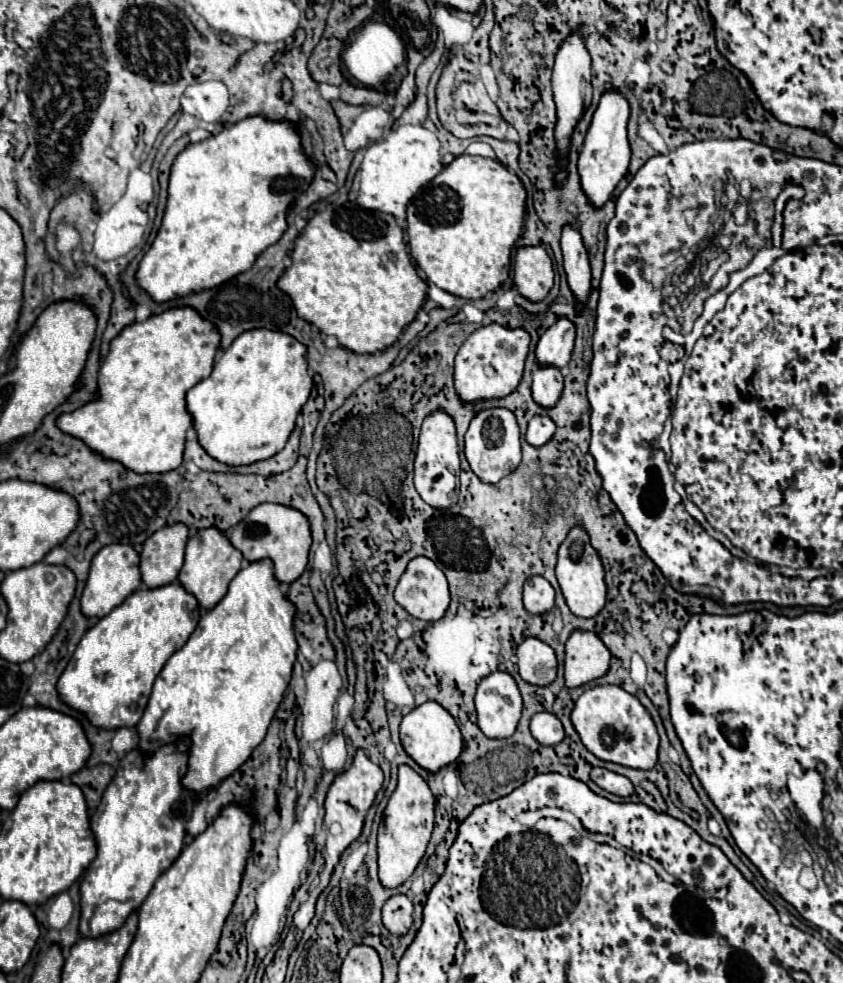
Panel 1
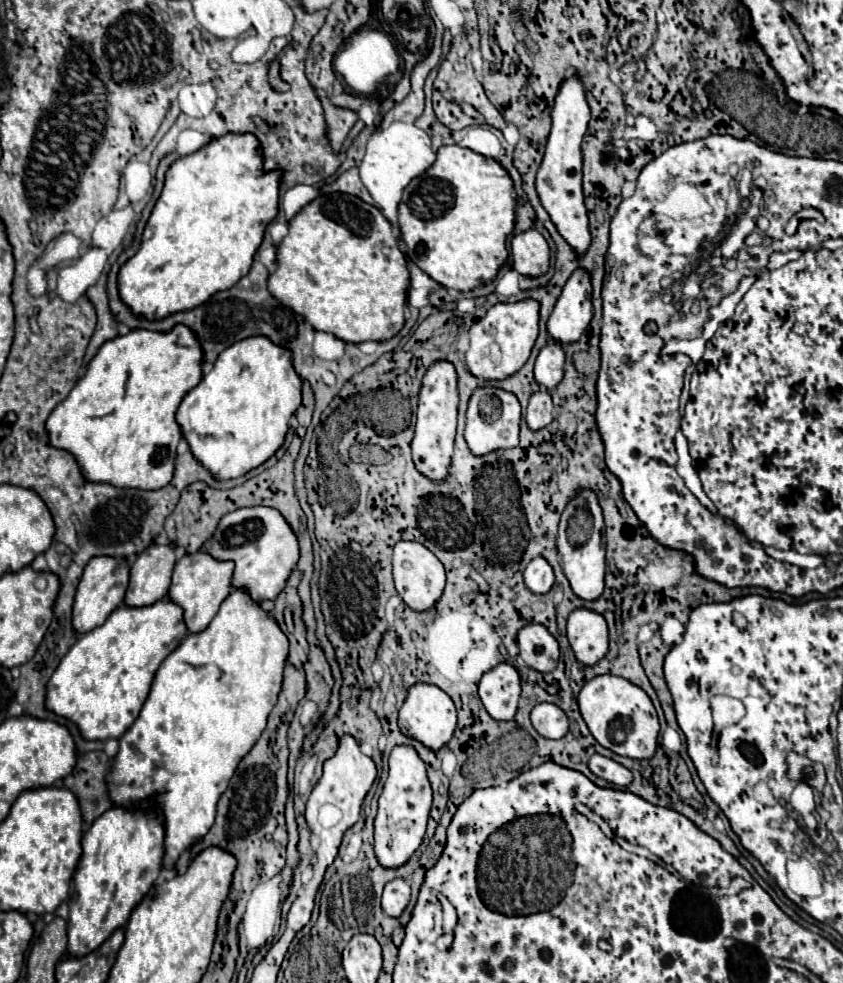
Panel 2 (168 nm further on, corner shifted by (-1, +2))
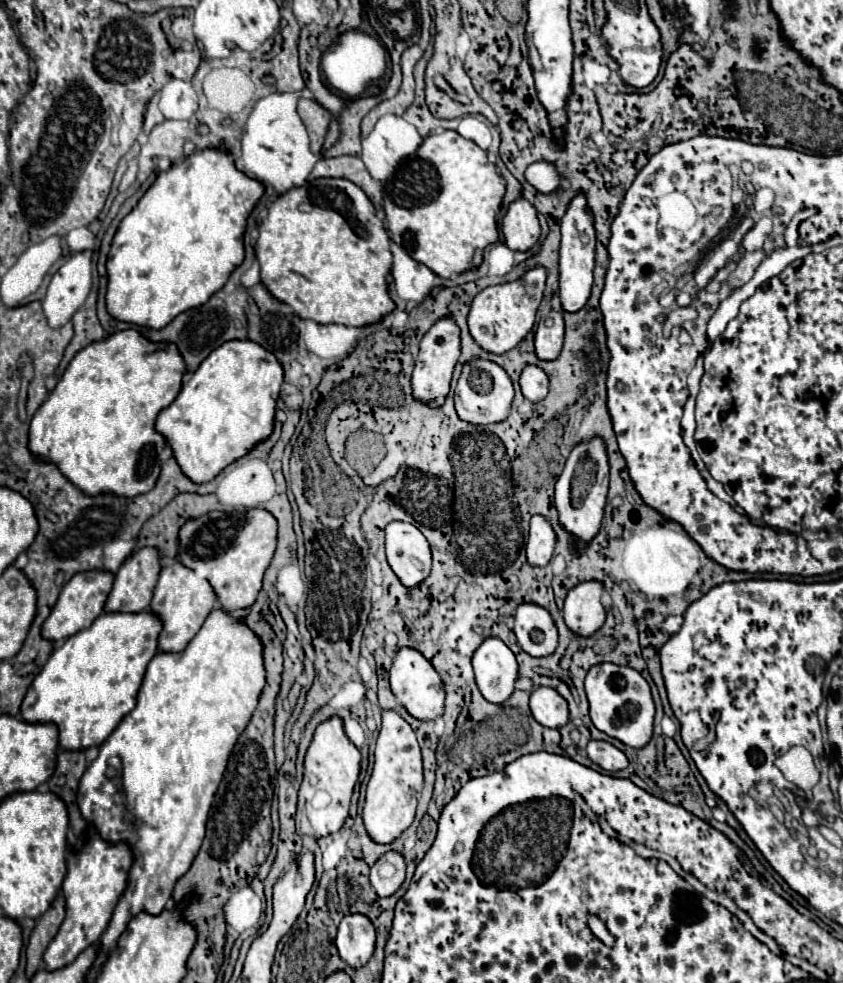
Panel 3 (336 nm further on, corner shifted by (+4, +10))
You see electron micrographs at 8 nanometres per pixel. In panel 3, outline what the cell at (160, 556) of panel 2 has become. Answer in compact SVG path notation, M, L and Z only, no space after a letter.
M156 548L136 550L116 572L114 588L104 606L106 612L142 612L150 606L160 574L160 552Z

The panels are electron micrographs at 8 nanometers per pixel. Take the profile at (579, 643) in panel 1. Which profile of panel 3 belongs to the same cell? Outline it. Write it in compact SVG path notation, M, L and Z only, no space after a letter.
M582 582L574 586L562 608L562 616L566 626L578 636L592 636L606 618L606 610L600 602L602 584L600 582Z

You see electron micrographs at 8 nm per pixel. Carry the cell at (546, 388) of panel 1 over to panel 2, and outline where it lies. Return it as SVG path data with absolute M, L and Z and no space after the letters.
M547 340L547 344L541 348L537 362L535 362L537 382L545 386L547 390L555 388L563 378L563 366L565 366L563 346L555 340Z

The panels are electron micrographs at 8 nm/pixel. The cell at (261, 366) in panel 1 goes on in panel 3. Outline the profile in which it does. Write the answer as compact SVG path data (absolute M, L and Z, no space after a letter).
M230 340L210 352L176 400L160 412L156 430L166 436L182 472L198 484L208 482L272 434L282 384L284 368L270 350L252 340Z

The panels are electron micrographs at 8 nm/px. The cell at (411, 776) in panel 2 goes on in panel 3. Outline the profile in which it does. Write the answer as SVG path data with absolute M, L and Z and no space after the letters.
M382 712L382 728L374 752L374 770L366 788L366 804L362 812L366 832L376 844L392 844L404 830L410 828L418 804L416 794L422 792L422 786L422 756L414 730L396 712Z

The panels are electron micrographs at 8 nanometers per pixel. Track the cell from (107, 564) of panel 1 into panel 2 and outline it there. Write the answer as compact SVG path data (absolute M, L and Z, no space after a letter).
M97 556L95 560L91 560L77 586L77 594L73 602L73 630L77 634L85 634L91 628L97 628L99 624L103 624L103 620L107 620L107 616L123 604L127 584L129 584L129 566L125 558Z

